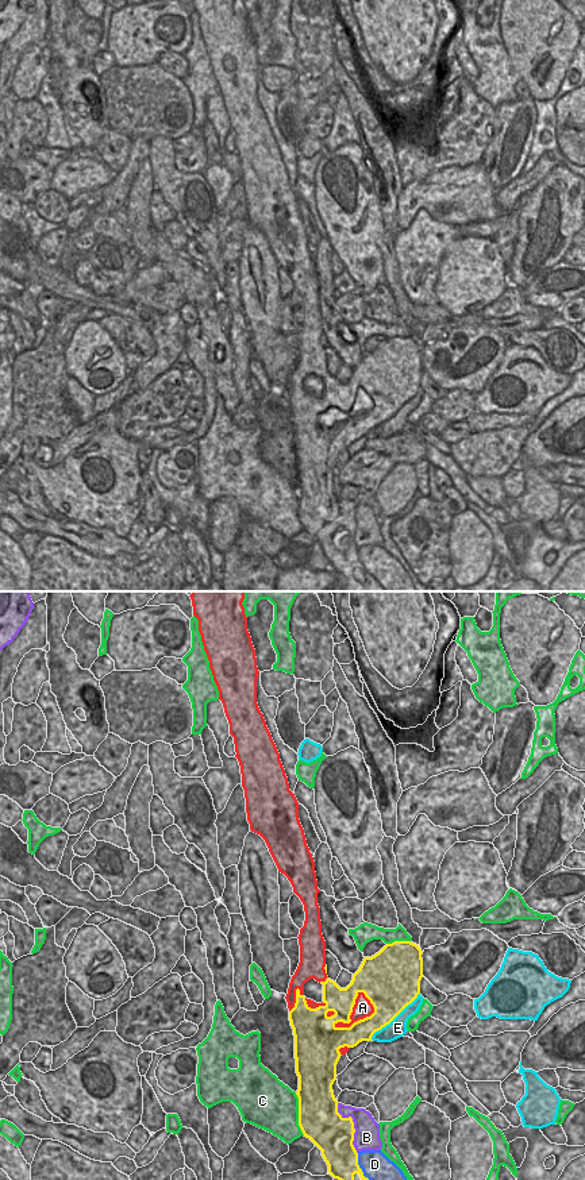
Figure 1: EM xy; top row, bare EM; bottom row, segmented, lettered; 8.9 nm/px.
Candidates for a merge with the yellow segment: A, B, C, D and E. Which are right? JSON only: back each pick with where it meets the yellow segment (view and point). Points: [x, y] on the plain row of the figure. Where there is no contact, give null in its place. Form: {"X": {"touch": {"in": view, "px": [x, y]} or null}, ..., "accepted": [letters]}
{"A": {"touch": {"in": "xy", "px": [350, 409]}}, "accepted": ["A"]}

